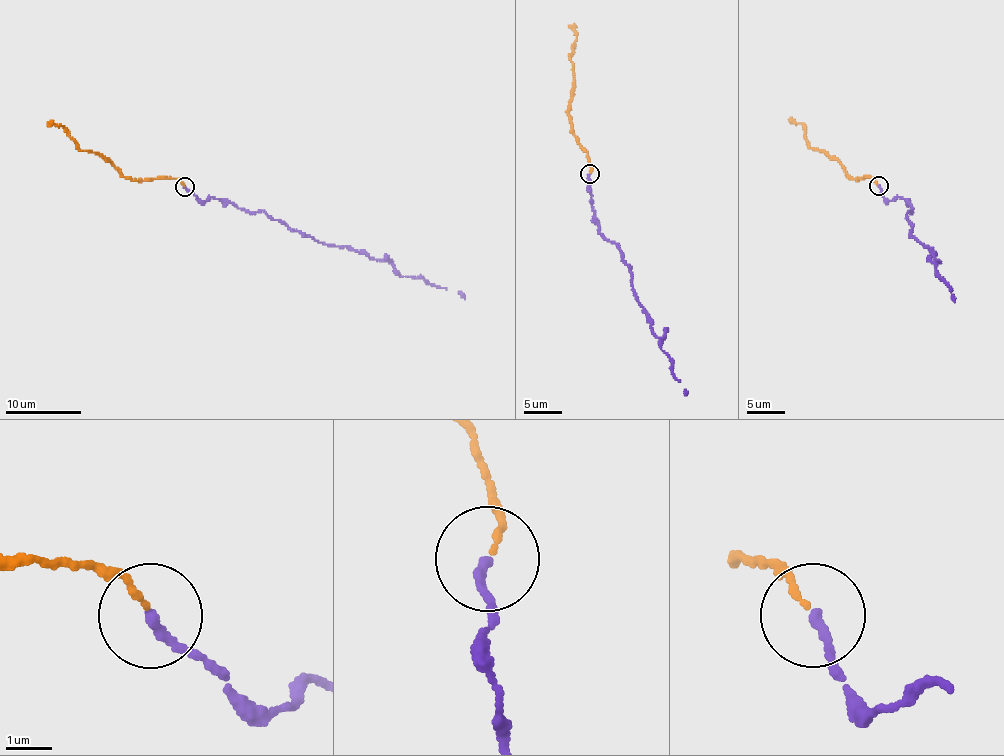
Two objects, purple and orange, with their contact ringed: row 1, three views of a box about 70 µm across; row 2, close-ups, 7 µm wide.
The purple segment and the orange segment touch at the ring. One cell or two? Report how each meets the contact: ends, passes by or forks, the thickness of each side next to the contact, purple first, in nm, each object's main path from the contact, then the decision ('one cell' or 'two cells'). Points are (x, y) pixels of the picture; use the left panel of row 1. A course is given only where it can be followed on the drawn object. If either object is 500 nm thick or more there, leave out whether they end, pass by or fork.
purple ends | orange ends | 200/110 nm | purple via (185, 186), (203, 201), (226, 199), (248, 212), (263, 210), (303, 235), (389, 261), (403, 276), (465, 299) | orange via (184, 186), (165, 176), (141, 180), (127, 178), (111, 161), (82, 150), (63, 126), (49, 122) | one cell

